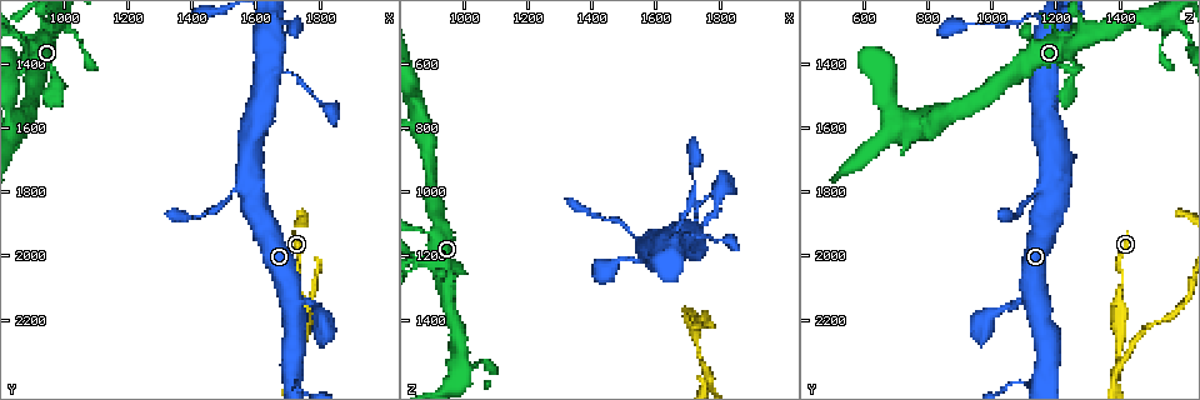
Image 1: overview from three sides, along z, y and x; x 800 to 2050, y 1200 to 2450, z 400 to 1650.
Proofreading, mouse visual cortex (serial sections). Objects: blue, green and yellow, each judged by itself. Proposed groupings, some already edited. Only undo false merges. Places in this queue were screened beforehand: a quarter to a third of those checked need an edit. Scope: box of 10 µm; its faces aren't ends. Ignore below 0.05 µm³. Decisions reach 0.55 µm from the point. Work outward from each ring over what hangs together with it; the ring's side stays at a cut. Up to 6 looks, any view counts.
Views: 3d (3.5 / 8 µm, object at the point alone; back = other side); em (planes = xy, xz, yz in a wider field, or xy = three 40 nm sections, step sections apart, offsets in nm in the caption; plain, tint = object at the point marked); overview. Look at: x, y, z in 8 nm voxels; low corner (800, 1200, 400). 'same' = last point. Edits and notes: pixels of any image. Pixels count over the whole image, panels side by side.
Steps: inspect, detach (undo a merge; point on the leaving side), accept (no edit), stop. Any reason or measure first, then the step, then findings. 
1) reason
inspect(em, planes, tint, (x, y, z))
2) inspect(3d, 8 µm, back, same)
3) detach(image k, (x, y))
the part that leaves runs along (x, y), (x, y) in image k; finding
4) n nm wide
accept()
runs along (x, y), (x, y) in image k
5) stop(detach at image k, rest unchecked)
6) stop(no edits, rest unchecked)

side arm on a straight run
inspect(3d, 3.5 µm, (1710, 2320, 1400))

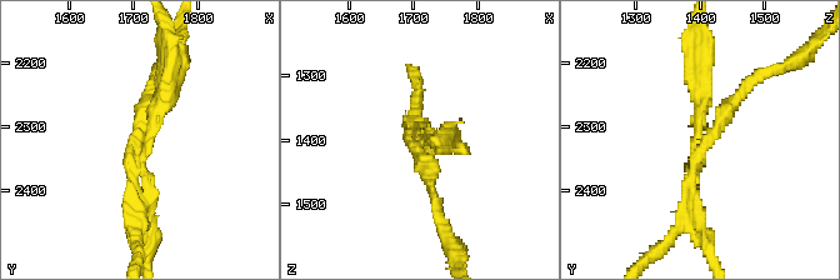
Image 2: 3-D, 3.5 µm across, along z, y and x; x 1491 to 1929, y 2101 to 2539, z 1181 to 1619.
3 arms; arms of 200, 200, 250 nm
inspect(em, xy, step 5, tint, (1720, 2330, 1395))

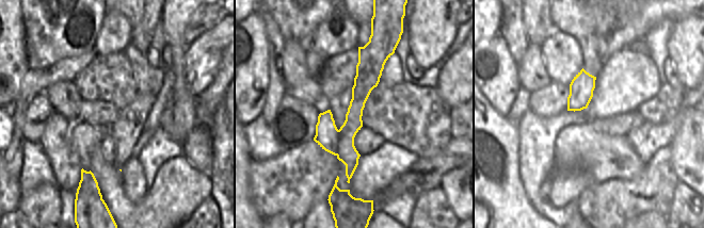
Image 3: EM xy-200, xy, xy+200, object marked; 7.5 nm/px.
detach(image 2, (659, 250))
the part that leaves runs along (704, 146), (743, 89), (781, 66) in image 2; a second cell is stuck on

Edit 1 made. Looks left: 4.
sharp bend
inspect(3d, 3.5 µm, (950, 1300, 1280))

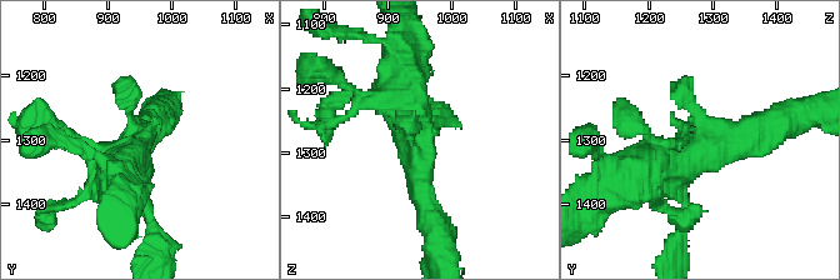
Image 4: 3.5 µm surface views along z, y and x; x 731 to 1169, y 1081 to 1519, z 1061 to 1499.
4 arms; arms of 150, 200, 300, 600 nm
inspect(em, xy, step 2, tint, (940, 1295, 1280))

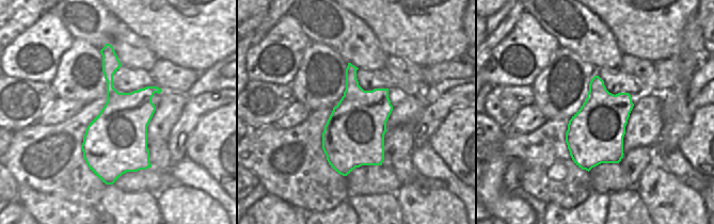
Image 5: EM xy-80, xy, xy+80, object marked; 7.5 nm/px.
another direction
inspect(em, xy, step 3, tint, same)

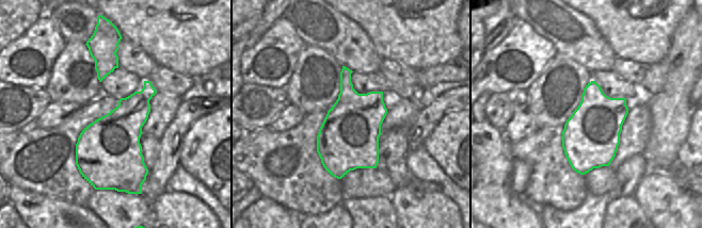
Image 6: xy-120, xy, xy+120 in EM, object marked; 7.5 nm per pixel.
accept()
runs along (644, 178), (701, 150), (691, 78) in image 4; one cell here

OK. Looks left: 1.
stop(detach at image 2, rest unchecked)

